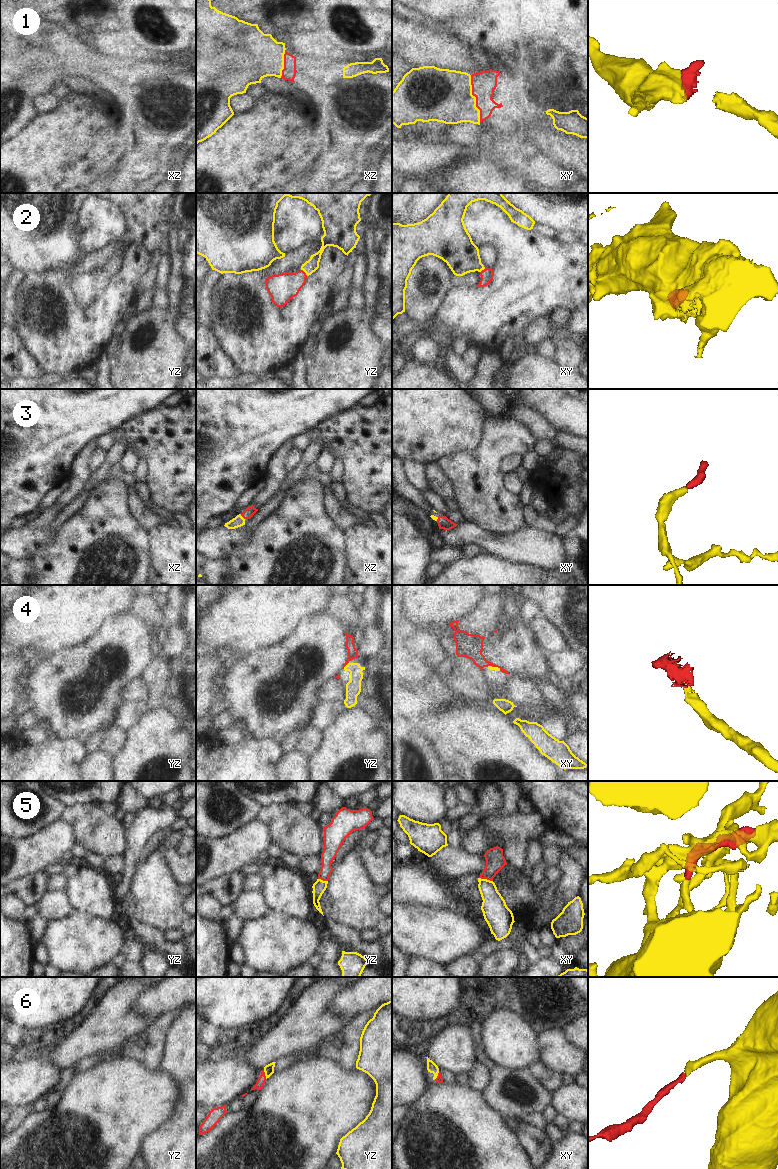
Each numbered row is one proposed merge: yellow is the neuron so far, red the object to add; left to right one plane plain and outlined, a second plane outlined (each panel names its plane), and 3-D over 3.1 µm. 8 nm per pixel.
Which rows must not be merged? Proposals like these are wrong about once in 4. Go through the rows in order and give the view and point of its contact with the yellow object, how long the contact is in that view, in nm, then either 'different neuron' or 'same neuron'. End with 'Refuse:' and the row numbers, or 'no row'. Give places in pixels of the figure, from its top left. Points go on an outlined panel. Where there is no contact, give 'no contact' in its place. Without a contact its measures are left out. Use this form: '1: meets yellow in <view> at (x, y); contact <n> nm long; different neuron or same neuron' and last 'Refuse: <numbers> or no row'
1: meets yellow in xy at (475, 98); contact 380 nm long; same neuron
2: meets yellow in yz at (304, 271); contact 80 nm long; same neuron
3: meets yellow in xz at (242, 517); contact 50 nm long; same neuron
4: meets yellow in yz at (346, 665); contact 70 nm long; same neuron
5: meets yellow in xy at (486, 879); contact 120 nm long; same neuron
6: meets yellow in yz at (265, 1075); contact 70 nm long; same neuron
Refuse: no row

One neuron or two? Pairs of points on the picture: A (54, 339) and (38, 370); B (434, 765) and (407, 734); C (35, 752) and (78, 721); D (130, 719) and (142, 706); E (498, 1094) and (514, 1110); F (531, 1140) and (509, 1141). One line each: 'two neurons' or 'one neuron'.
A: two neurons
B: one neuron
C: two neurons
D: one neuron
E: one neuron
F: two neurons

